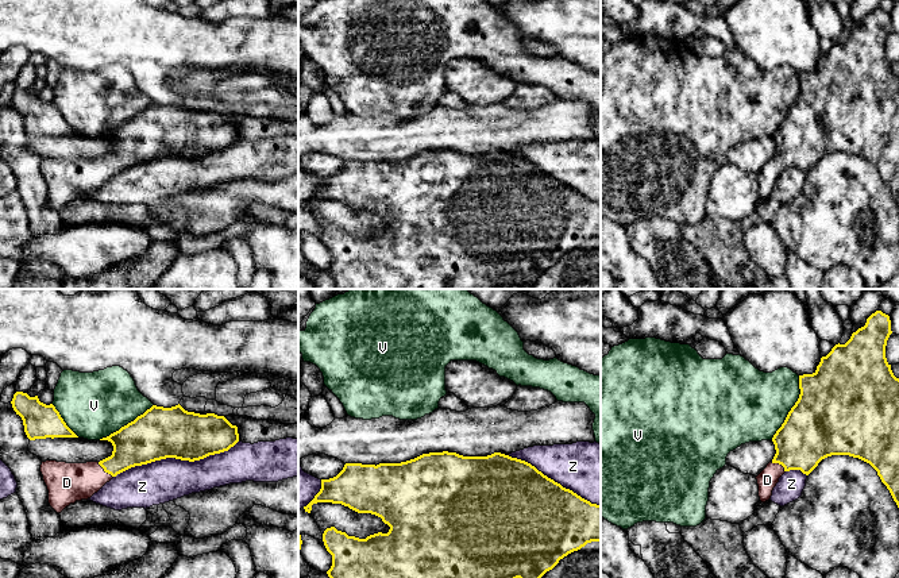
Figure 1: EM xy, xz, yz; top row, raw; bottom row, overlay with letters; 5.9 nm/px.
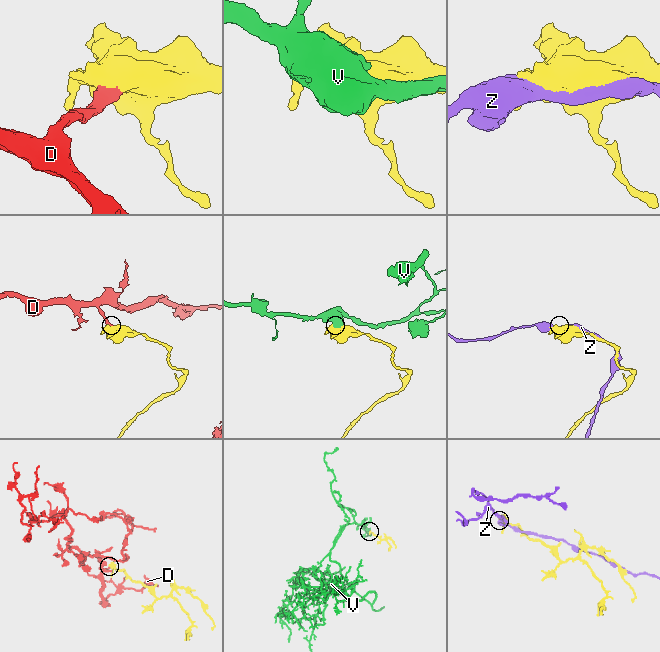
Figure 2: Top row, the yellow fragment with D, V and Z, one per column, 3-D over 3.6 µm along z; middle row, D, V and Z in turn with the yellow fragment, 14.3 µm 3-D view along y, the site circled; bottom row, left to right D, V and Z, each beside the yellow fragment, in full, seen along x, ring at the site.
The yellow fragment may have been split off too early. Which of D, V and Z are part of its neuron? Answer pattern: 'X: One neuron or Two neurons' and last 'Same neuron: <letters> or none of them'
D: One neuron
V: Two neurons
Z: Two neurons
Same neuron: D

